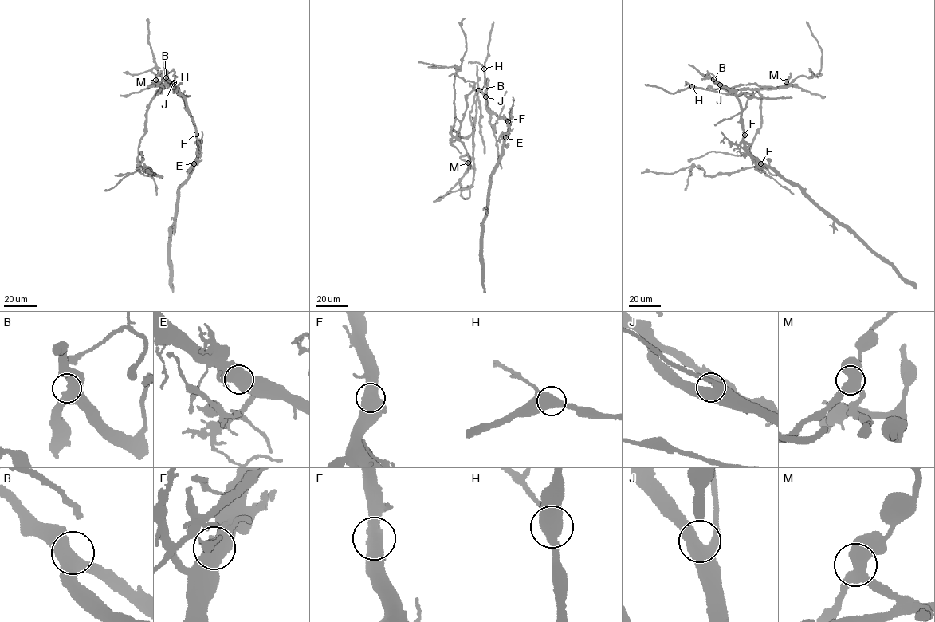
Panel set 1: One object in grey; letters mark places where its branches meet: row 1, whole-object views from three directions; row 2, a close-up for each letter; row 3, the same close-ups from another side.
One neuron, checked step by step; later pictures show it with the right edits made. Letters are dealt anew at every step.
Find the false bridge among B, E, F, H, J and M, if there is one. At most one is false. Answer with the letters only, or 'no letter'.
no letter

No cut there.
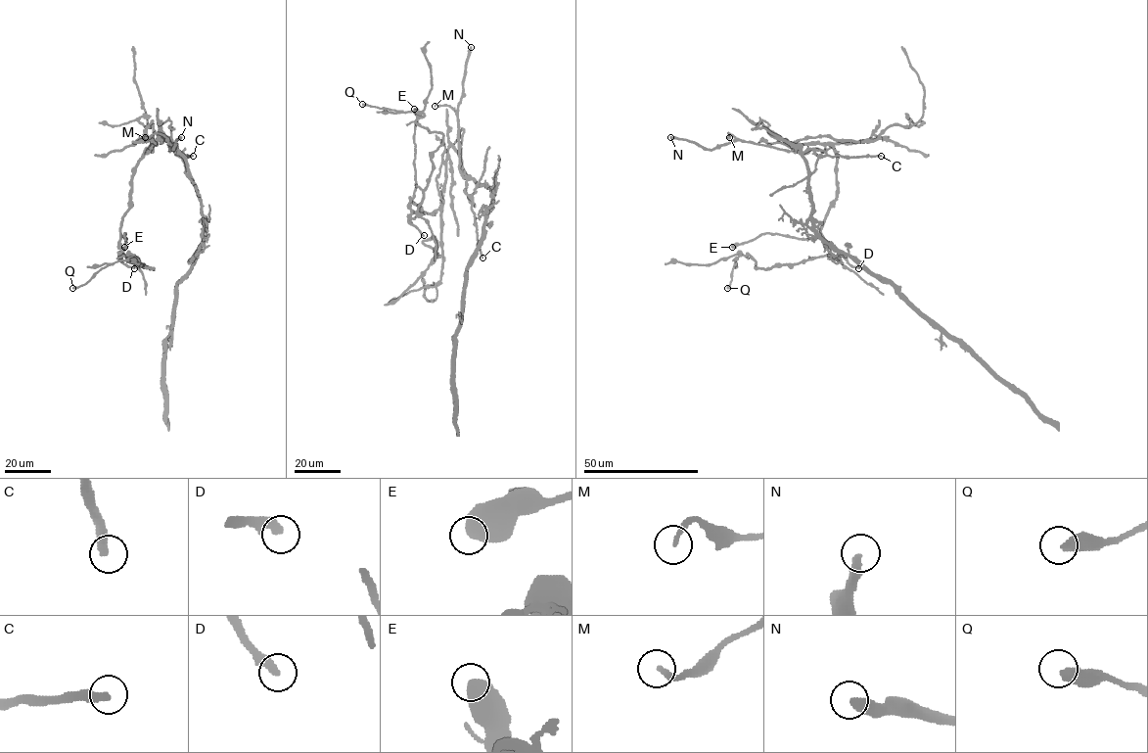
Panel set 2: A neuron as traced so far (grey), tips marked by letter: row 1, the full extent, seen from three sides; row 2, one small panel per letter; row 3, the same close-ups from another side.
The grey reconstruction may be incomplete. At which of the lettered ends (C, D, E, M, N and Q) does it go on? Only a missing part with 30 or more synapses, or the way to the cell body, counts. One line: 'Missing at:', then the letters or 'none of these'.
Missing at: C, D, N

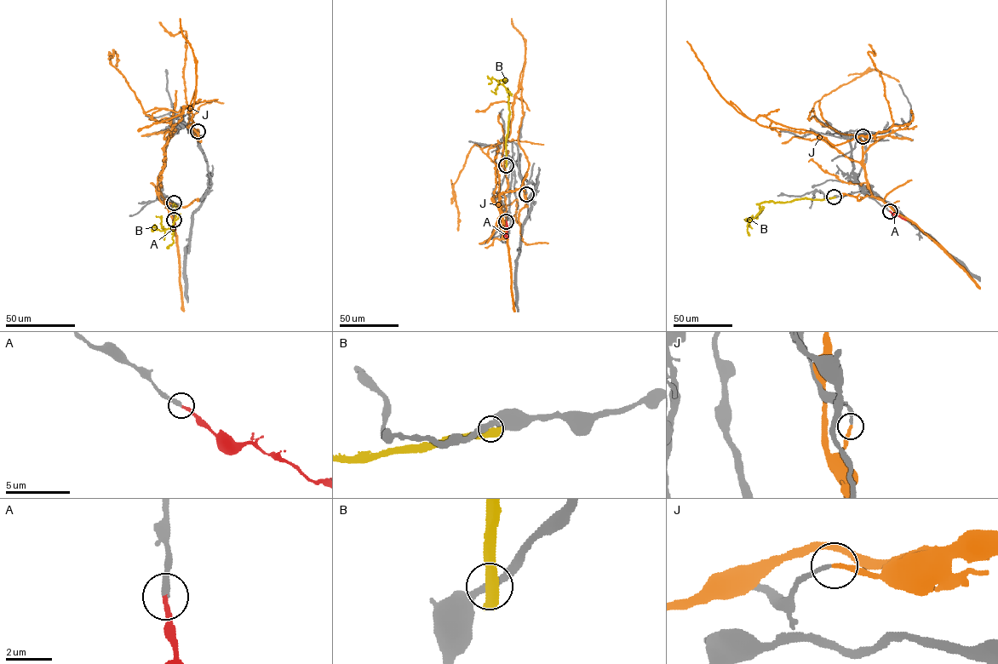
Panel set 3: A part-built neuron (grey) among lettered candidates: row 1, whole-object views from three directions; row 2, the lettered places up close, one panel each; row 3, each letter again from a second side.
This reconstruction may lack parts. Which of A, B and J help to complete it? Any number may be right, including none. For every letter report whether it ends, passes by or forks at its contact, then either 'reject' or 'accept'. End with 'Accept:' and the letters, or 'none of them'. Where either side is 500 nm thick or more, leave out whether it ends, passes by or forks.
A: it ends there; accept
B: reject
J: it ends there; reject
Accept: A

